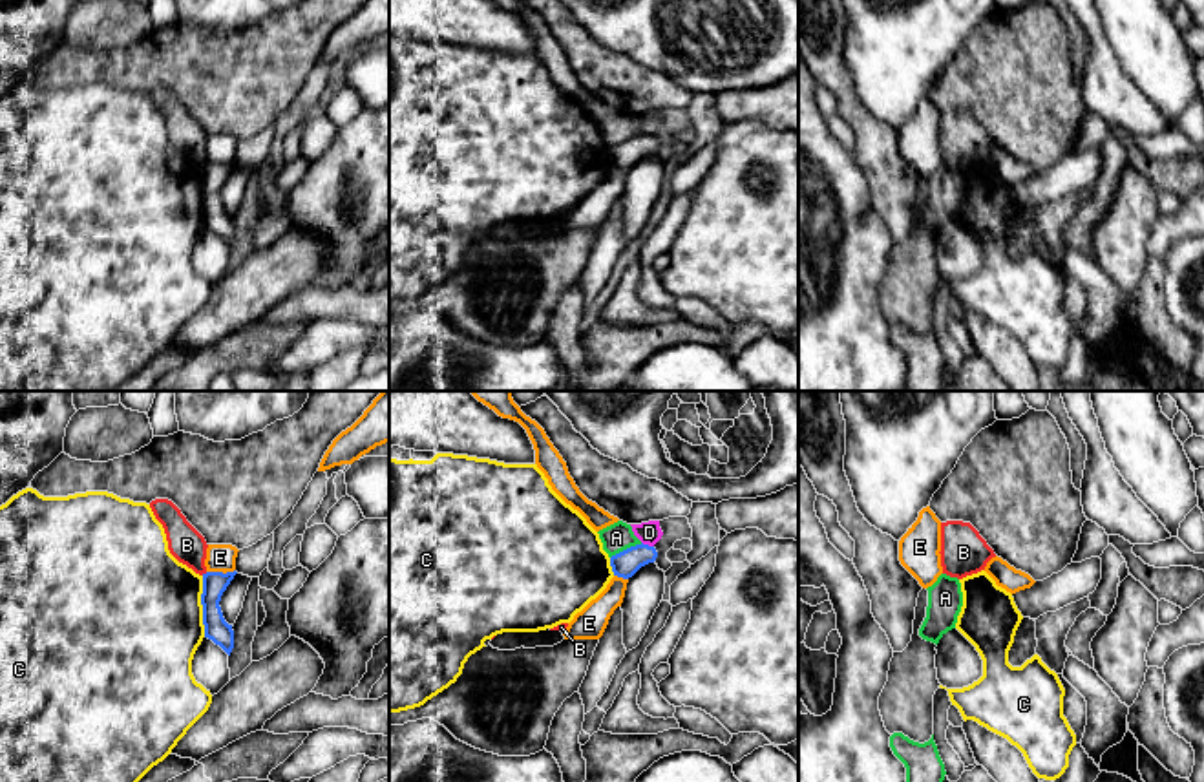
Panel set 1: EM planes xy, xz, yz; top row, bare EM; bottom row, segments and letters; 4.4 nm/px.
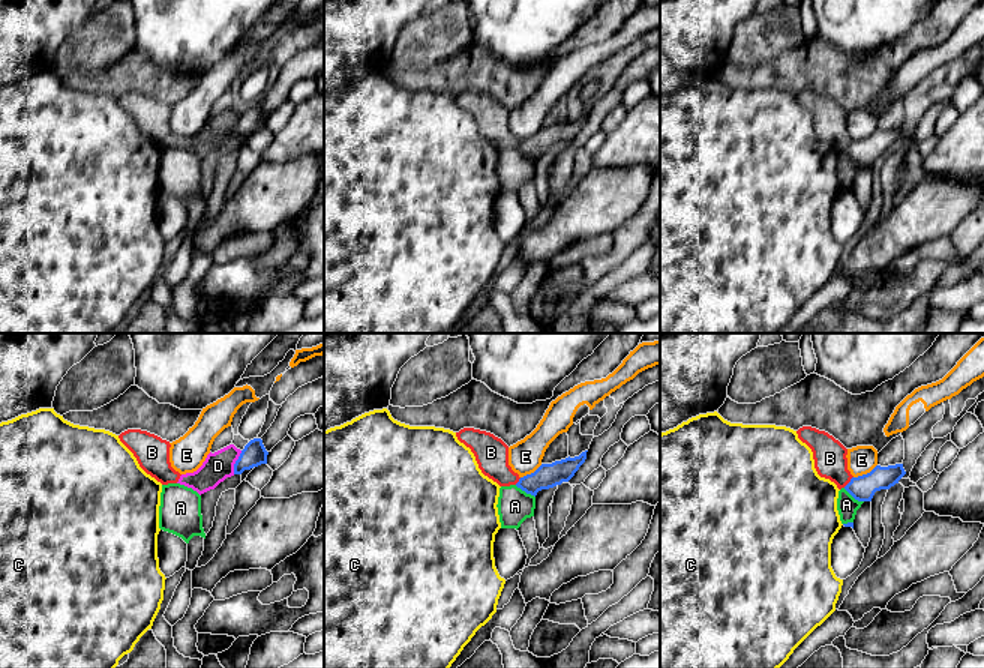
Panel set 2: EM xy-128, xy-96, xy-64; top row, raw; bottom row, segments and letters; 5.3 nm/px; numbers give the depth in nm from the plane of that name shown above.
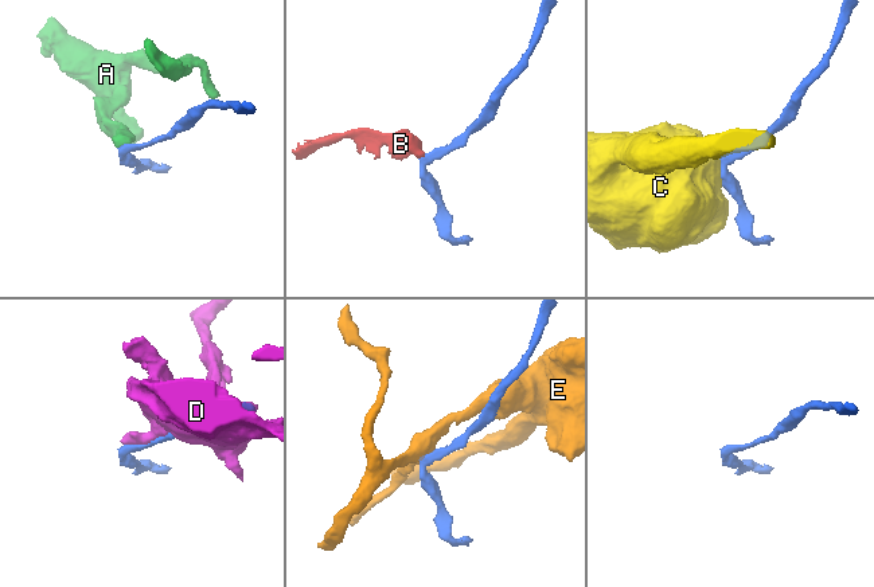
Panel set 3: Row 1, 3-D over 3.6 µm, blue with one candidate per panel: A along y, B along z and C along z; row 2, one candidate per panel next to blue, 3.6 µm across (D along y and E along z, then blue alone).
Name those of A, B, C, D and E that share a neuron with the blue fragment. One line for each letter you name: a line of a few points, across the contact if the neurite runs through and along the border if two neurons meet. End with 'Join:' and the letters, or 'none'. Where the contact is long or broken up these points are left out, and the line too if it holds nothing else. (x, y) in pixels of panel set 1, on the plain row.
Join: none

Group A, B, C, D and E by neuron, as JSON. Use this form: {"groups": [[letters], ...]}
{"groups": [["A"], ["B", "D"], ["C"], ["E"]]}

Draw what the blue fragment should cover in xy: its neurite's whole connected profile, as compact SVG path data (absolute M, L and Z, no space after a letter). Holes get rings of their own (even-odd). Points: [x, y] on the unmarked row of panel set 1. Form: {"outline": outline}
{"outline": "M206 163L203 164L203 216L205 216L205 228L212 230L219 236L228 247L234 239L234 221L223 208L219 192L230 172L238 163Z"}

